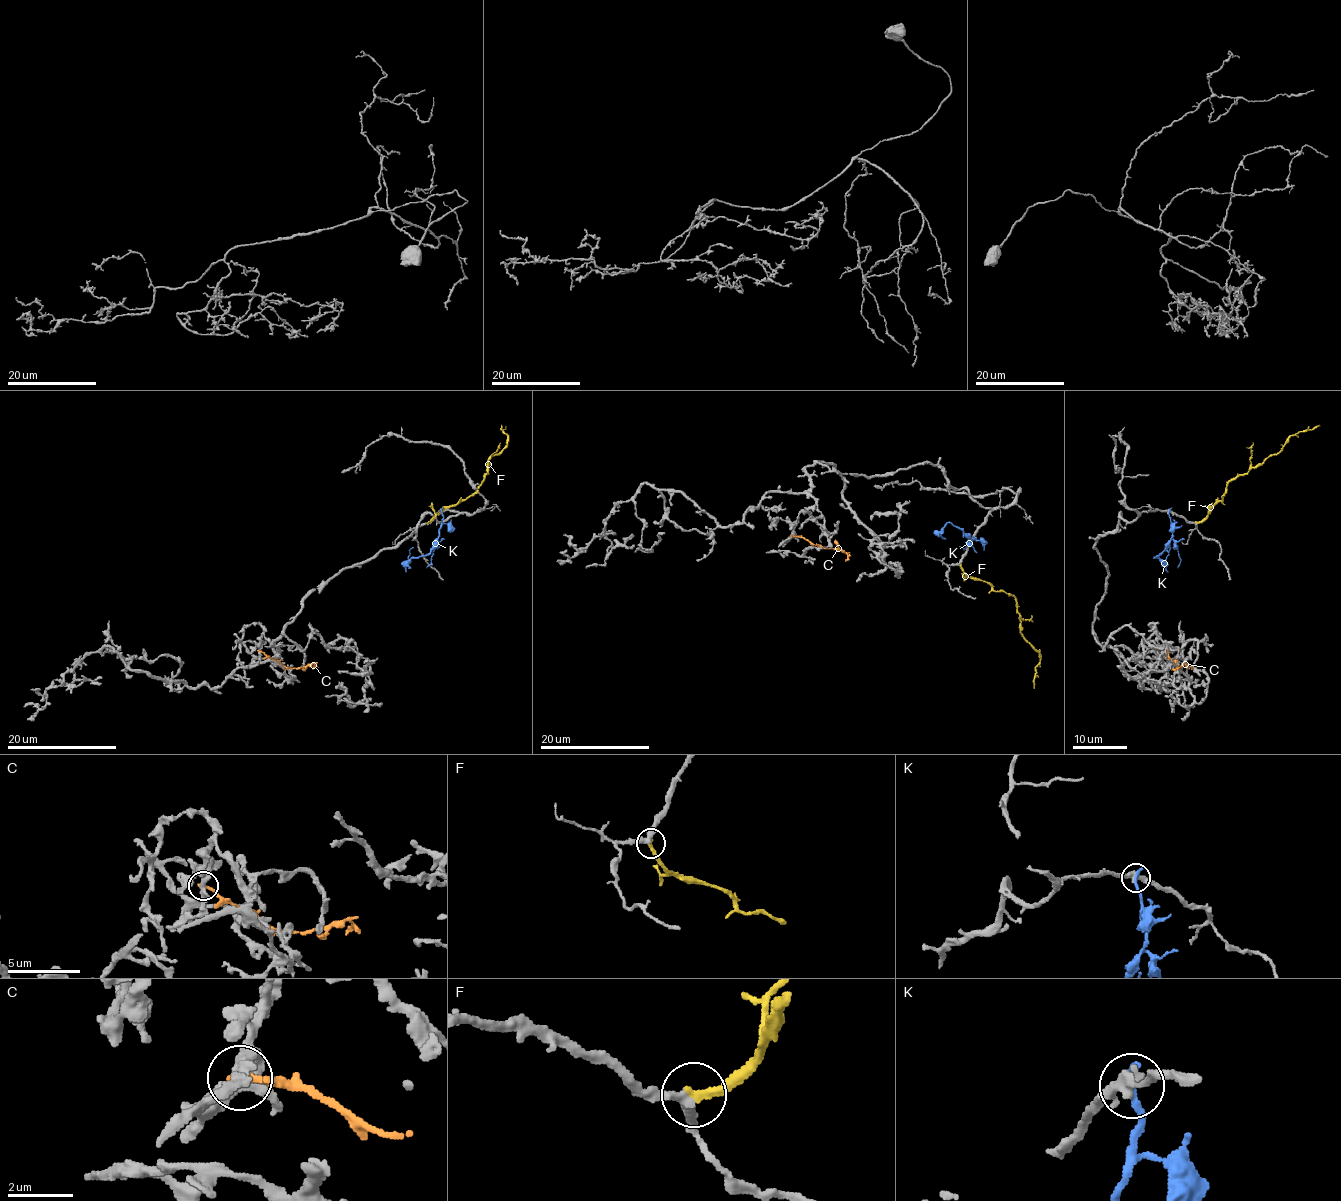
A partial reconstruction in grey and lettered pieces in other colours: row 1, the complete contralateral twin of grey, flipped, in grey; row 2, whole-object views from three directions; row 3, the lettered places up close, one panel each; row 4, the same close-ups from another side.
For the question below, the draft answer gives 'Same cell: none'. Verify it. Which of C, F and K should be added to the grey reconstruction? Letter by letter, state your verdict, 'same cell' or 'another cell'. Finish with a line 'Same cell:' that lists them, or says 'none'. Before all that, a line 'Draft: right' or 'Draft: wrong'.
Draft: wrong
C: another cell
F: same cell
K: another cell
Same cell: F

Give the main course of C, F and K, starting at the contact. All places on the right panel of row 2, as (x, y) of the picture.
C: (1167, 651), (1178, 667), (1185, 663), (1192, 669)
F: (1196, 523), (1222, 499), (1229, 482), (1282, 448), (1290, 435), (1312, 430), (1319, 424)
K: (1169, 512), (1170, 543), (1154, 557), (1166, 558), (1170, 547)

